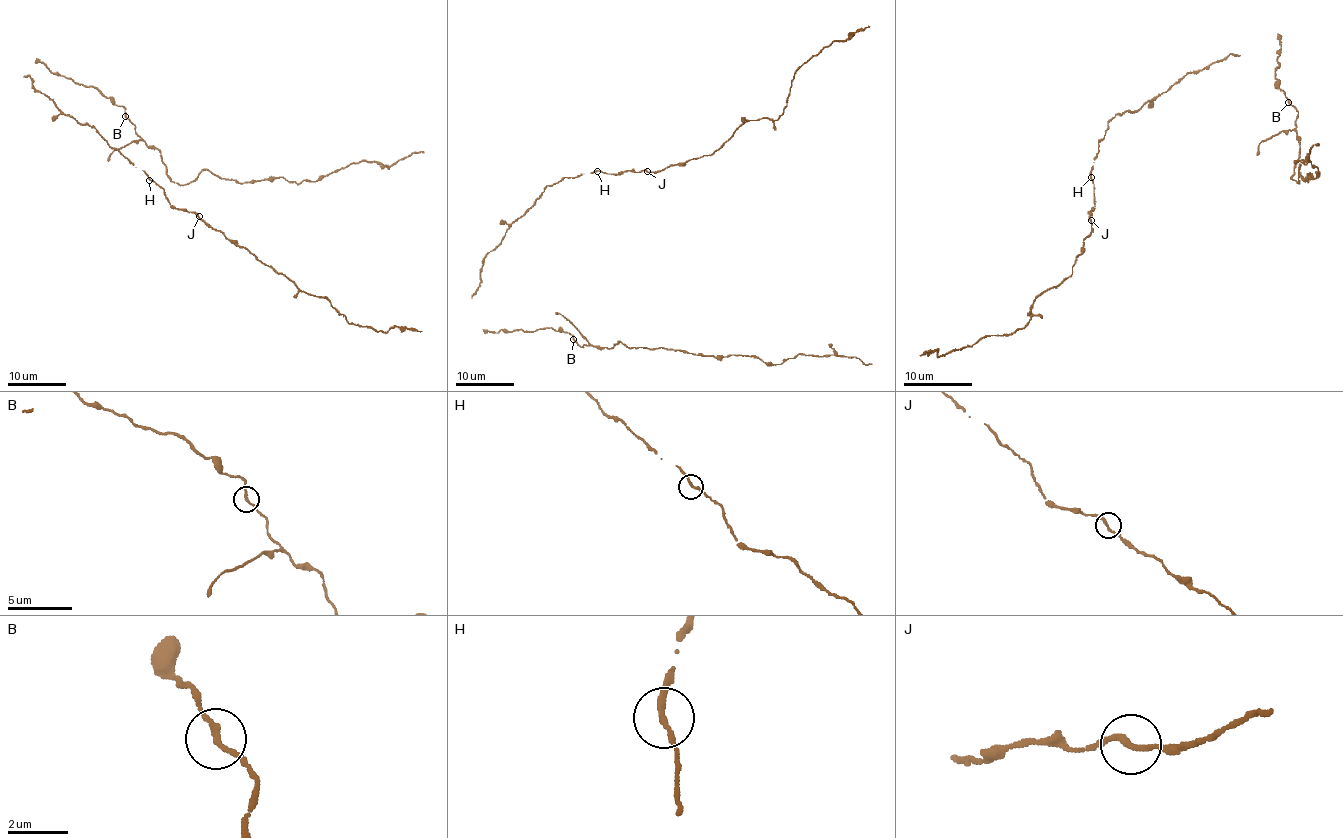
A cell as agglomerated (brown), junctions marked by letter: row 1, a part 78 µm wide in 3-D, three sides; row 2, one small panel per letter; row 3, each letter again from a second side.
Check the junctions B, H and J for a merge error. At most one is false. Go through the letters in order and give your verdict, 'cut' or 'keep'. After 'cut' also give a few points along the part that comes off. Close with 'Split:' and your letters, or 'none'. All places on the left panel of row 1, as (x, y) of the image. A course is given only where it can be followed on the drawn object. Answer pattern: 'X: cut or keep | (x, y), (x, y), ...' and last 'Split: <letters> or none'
B: keep
H: keep
J: keep
Split: none

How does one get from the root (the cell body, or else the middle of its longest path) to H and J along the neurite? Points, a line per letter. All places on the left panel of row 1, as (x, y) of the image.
H: (38, 90), (64, 114), (82, 124), (92, 126), (110, 146), (142, 169), (149, 180)
J: (38, 90), (64, 114), (82, 124), (92, 126), (110, 146), (156, 183), (171, 205), (199, 216)

